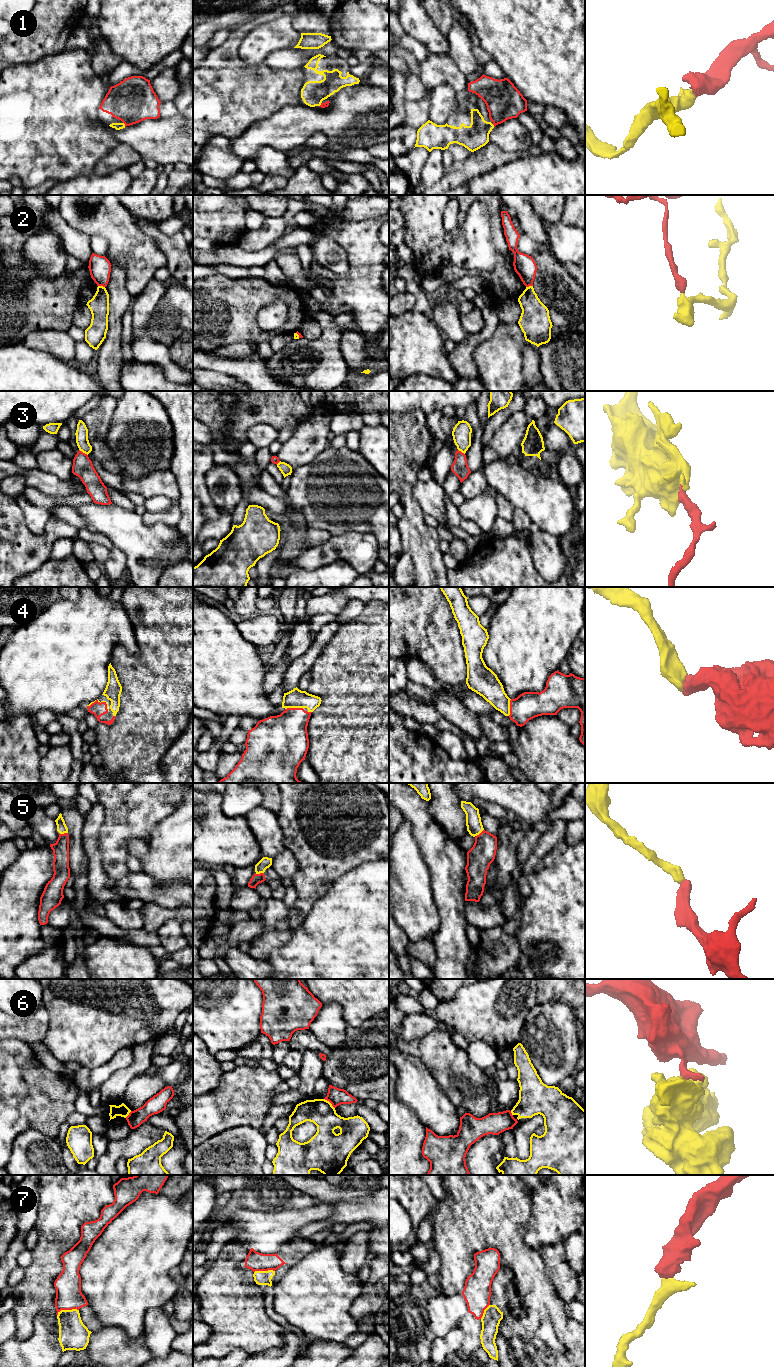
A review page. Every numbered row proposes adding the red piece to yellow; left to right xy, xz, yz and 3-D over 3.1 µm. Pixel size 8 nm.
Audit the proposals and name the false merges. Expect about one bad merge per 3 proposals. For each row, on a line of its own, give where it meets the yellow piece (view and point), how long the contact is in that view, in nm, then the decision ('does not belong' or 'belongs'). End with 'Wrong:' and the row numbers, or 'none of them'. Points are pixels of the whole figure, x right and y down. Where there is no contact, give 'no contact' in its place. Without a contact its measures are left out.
1: xy (124, 124) | 40 nm | belongs
2: xy (101, 286) | 60 nm | does not belong
3: xy (83, 452) | 90 nm | does not belong
4: xz (294, 707) | 150 nm | belongs
5: xy (63, 833) | 70 nm | belongs
6: xz (330, 1103) | 120 nm | does not belong
7: xy (67, 1310) | 180 nm | does not belong
Wrong: 2, 3, 6, 7

